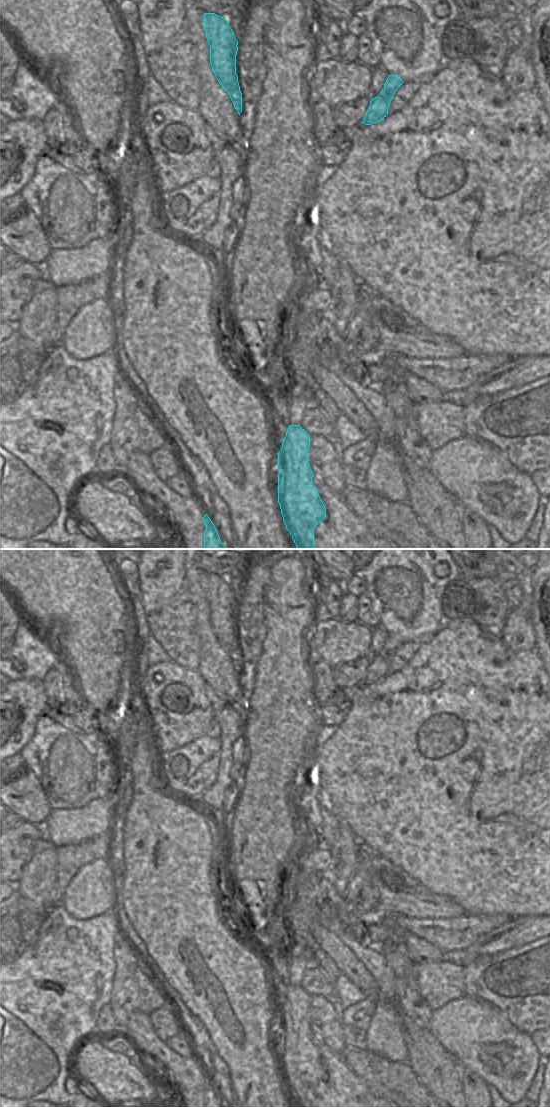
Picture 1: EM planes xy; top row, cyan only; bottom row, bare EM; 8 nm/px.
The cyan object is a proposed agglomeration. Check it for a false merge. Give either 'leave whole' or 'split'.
split

